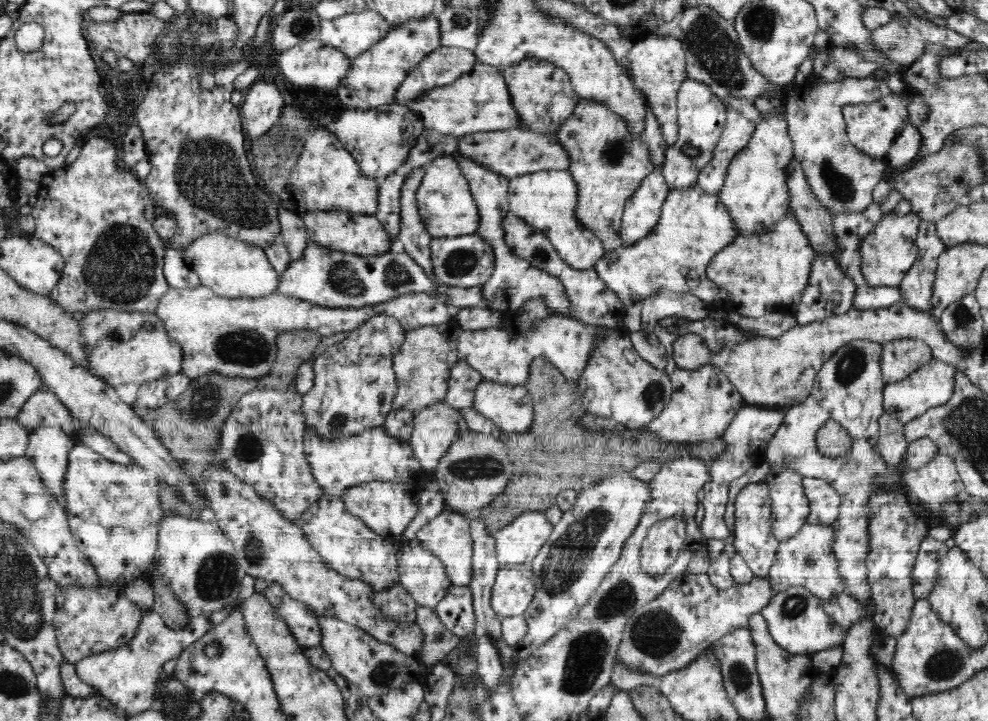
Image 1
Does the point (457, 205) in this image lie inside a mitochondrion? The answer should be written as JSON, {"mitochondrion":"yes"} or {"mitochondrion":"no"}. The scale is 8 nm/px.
{"mitochondrion":"no"}

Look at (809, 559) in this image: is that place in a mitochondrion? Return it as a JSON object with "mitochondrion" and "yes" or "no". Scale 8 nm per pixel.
{"mitochondrion":"yes"}

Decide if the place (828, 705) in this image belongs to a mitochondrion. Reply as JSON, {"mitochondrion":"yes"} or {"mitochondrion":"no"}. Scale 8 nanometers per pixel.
{"mitochondrion":"no"}

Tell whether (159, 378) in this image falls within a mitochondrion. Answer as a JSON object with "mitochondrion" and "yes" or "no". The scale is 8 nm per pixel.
{"mitochondrion":"no"}

